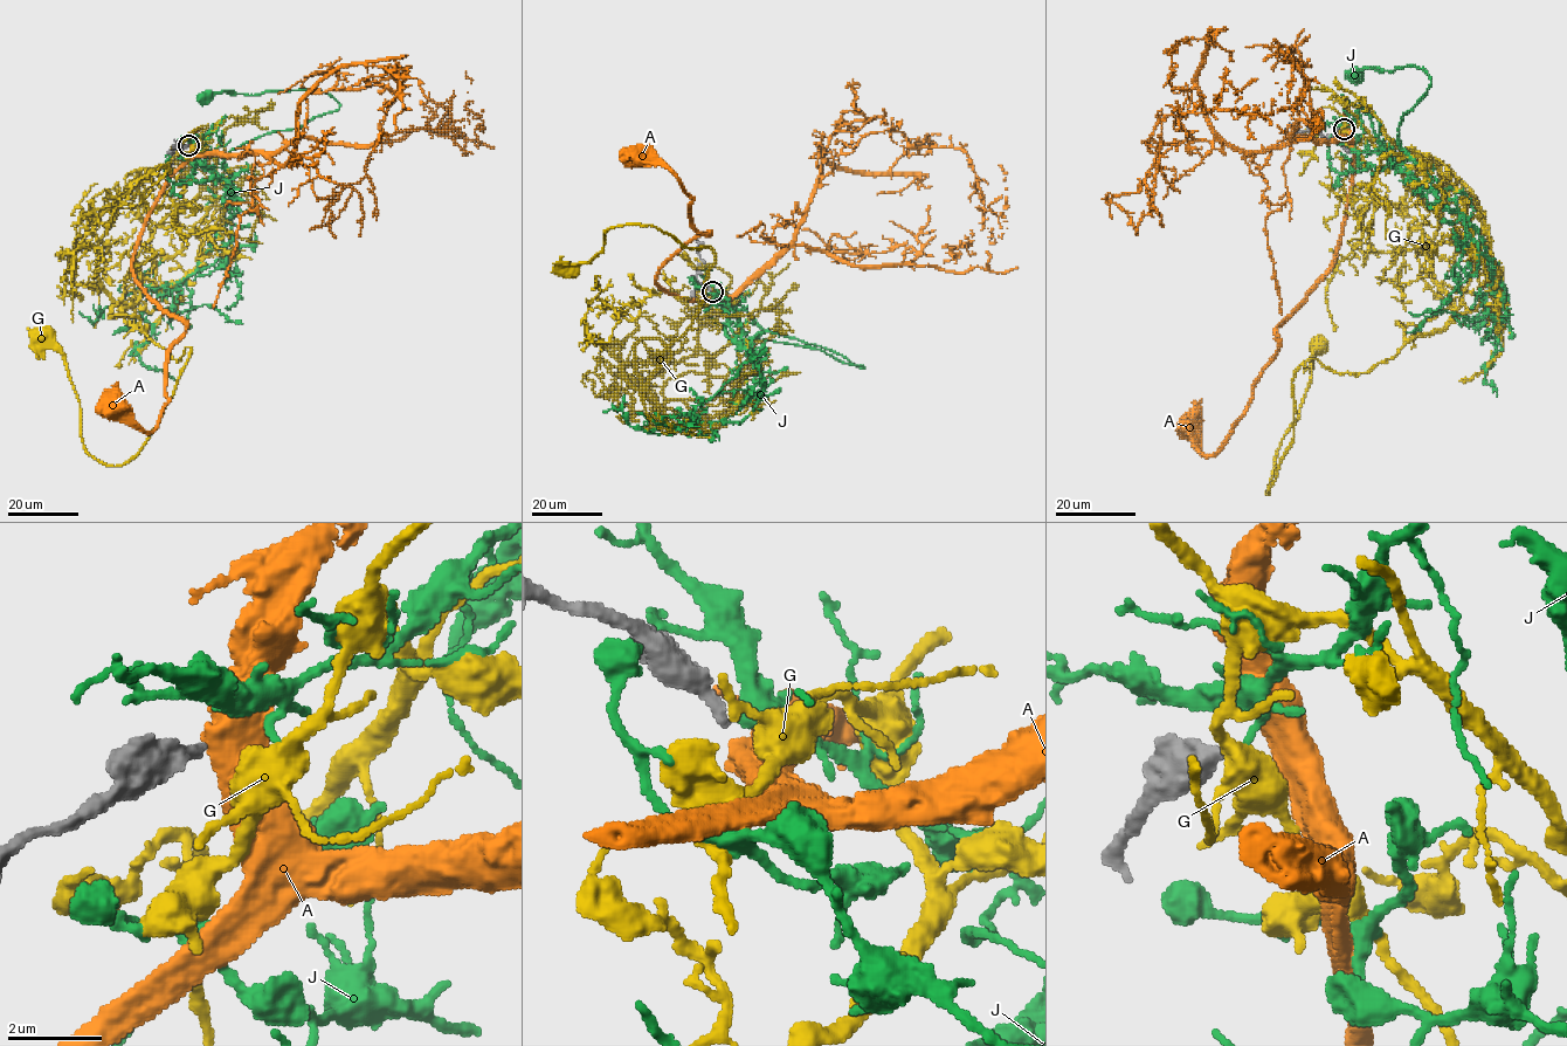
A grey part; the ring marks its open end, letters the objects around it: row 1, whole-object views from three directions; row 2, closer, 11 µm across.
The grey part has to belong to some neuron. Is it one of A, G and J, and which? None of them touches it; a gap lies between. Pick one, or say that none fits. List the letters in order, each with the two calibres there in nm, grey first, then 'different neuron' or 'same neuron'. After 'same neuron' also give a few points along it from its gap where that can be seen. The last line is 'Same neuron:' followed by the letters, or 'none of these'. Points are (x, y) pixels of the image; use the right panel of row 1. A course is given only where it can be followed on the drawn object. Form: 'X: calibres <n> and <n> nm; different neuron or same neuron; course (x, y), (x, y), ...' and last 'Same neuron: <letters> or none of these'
A: calibres 240 and 750 nm; different neuron
G: calibres 240 and 700 nm; different neuron
J: calibres 240 and 440 nm; different neuron
Same neuron: none of these

